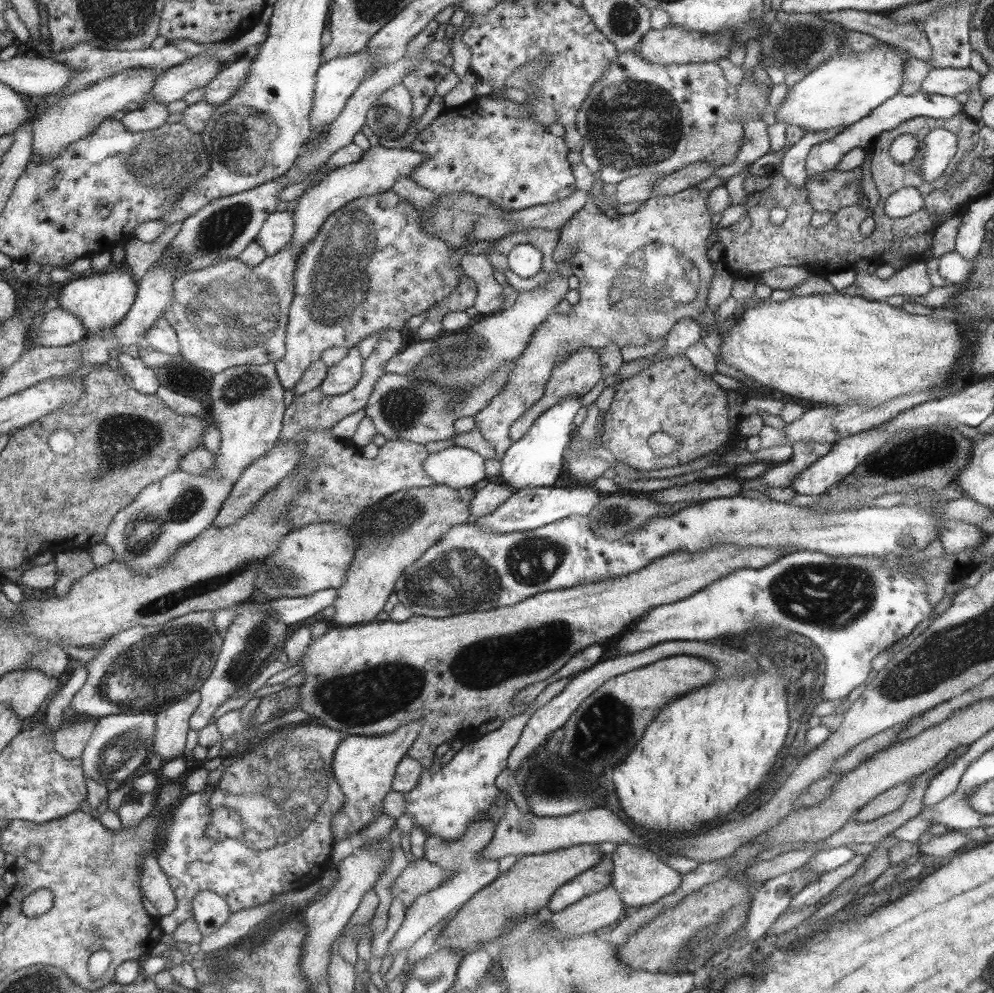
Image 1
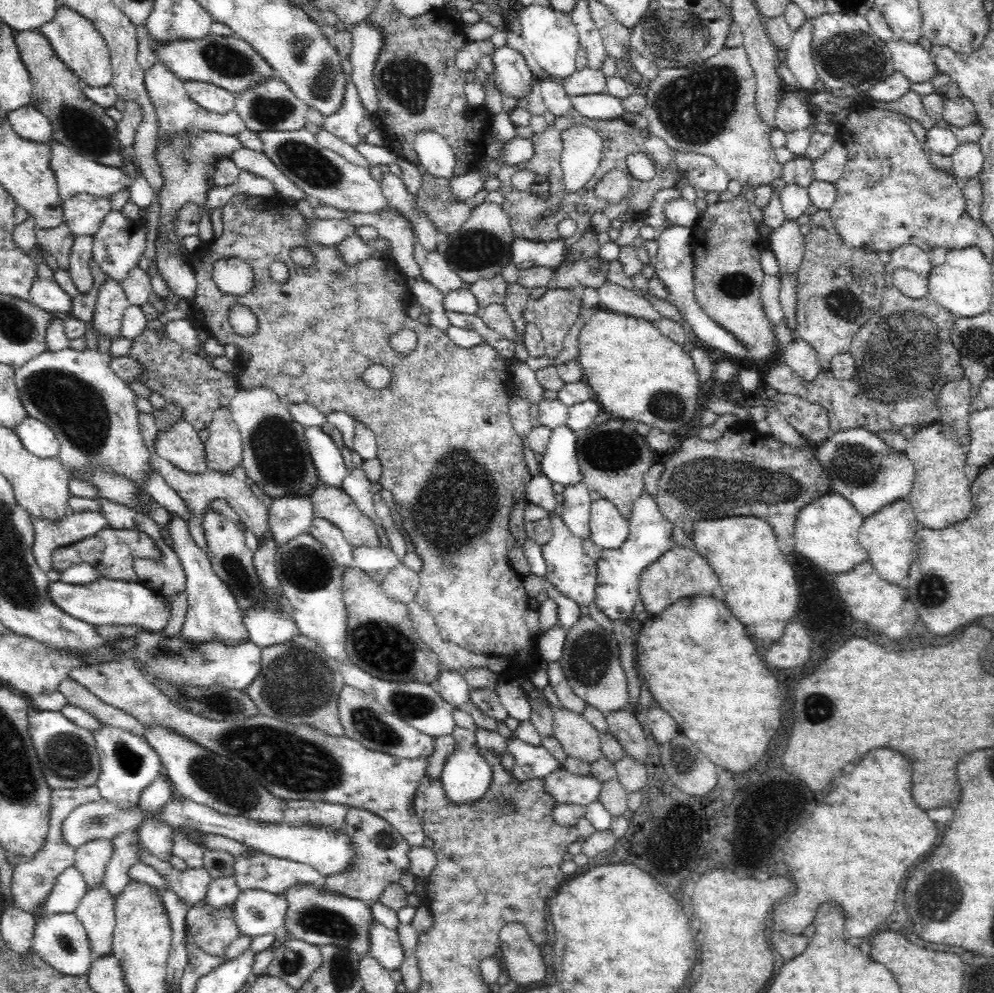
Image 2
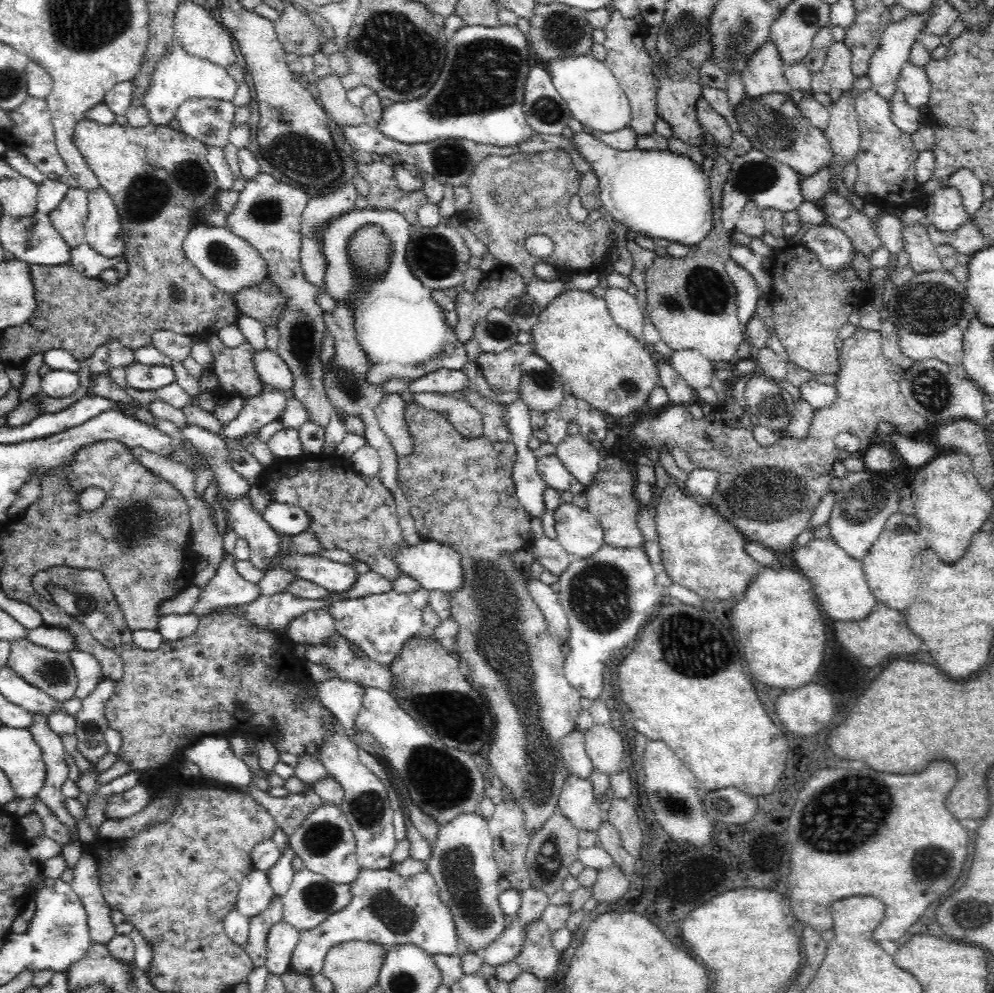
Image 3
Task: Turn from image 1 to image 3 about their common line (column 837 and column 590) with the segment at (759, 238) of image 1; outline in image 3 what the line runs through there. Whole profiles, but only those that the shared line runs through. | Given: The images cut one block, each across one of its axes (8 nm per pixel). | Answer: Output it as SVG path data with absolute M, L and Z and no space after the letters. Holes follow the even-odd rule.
M554 149L540 151L537 153L516 153L510 156L487 156L472 171L469 180L466 182L470 190L470 204L466 204L466 208L462 211L455 212L458 220L482 240L486 248L492 255L498 257L500 264L510 266L516 269L522 277L522 282L527 287L533 278L533 268L538 263L552 264L556 271L560 274L584 273L590 271L598 271L601 269L608 258L605 256L605 245L603 244L606 233L611 229L610 224L600 215L598 210L592 209L588 211L587 218L582 222L573 221L570 218L570 212L567 211L567 204L570 204L571 196L577 193L579 189L579 180L576 178L577 170L570 159L570 155L562 149ZM558 168L558 172L562 170L566 179L566 192L546 192L550 190L550 186L558 186L558 174L554 174ZM540 233L550 237L554 248L552 254L548 258L534 258L526 254L524 248L524 239L530 234Z

